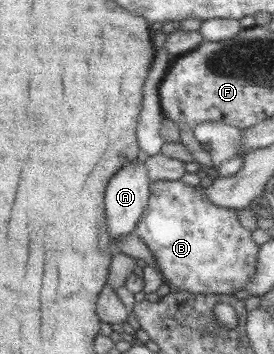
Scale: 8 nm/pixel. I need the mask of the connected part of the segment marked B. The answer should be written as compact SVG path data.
M157 180L150 182L149 188L146 210L136 220L133 234L149 249L167 284L177 291L210 296L233 295L237 290L243 292L256 269L258 246L251 240L251 232L239 223L238 210L209 204L199 185L187 186L180 180Z

